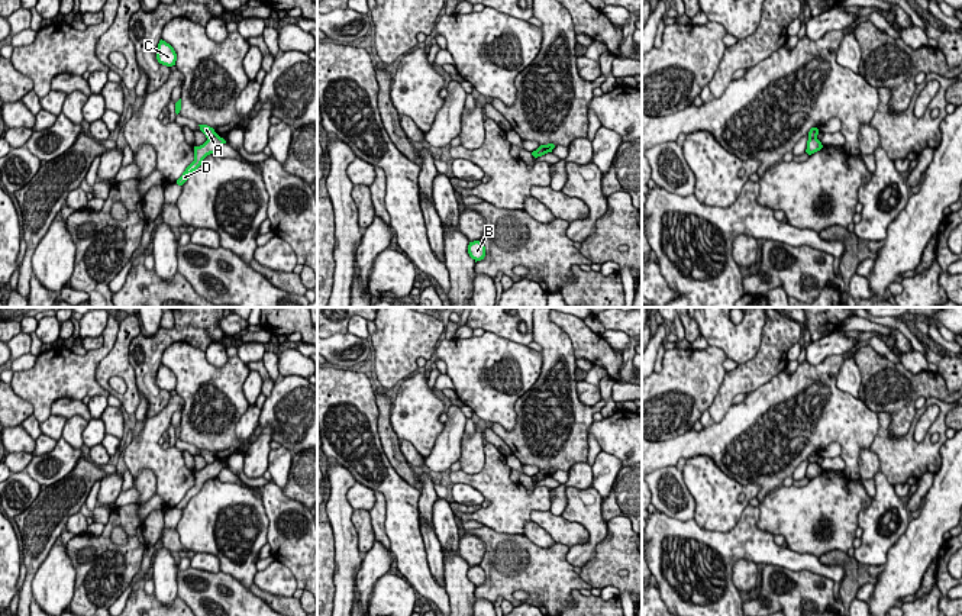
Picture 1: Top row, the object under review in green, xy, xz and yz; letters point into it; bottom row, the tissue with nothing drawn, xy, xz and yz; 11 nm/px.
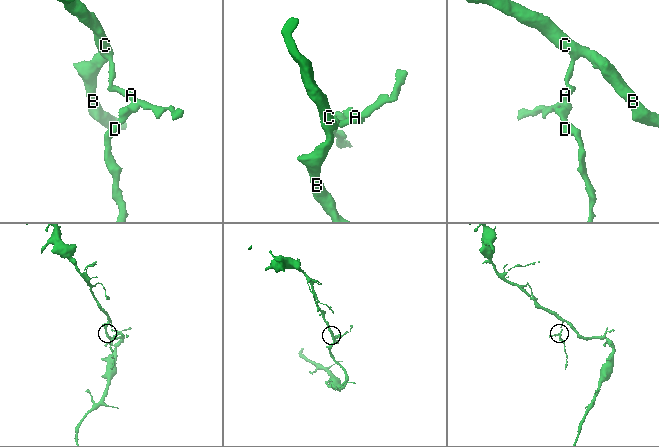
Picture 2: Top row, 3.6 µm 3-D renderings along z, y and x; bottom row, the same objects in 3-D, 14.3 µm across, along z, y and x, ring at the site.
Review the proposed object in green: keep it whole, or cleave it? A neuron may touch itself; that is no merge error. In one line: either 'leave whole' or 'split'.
split

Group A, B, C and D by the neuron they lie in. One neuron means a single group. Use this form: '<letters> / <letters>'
A B C / D

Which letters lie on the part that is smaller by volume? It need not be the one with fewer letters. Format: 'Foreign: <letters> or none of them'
Foreign: D

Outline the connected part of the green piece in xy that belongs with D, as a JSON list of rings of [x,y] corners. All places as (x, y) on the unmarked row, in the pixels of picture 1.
[[[216,459],[207,464],[203,470],[194,471],[194,486],[185,493],[183,500],[177,504],[177,509],[183,510],[188,504],[190,499],[201,490],[203,484],[210,478],[217,478],[223,468],[226,468],[226,465]]]

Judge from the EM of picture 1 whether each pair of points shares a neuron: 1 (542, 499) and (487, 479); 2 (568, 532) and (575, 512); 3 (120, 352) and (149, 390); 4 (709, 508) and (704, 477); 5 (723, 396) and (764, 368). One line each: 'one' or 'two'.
1: one
2: two
3: two
4: one
5: one

